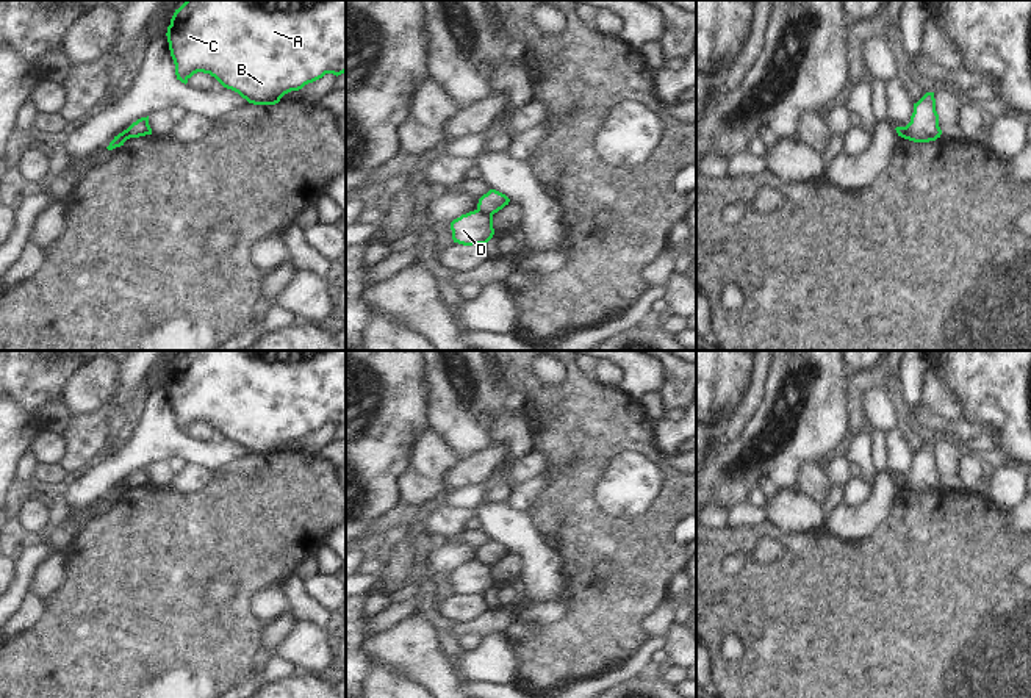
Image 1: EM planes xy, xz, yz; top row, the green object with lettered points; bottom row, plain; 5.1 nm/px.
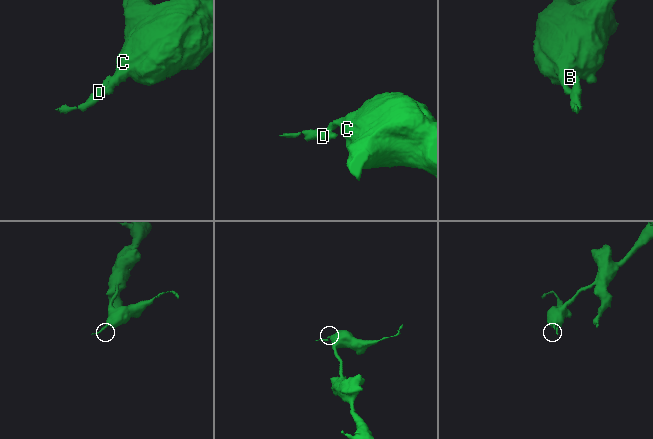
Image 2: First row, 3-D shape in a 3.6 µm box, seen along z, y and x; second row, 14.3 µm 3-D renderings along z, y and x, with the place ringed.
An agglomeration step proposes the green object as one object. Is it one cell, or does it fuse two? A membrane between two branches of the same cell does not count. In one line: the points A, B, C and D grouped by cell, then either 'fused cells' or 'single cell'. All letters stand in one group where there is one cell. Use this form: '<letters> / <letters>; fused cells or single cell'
A B C / D; fused cells

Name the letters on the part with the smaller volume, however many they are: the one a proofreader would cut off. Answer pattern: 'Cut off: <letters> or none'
Cut off: D

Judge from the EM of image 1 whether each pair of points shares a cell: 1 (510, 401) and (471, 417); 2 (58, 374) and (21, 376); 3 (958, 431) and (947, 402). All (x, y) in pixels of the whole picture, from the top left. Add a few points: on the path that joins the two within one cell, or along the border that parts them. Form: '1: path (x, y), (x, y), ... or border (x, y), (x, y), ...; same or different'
1: border (501, 398), (499, 402); different
2: path (49, 374), (30, 376); same
3: border (925, 407), (951, 421), (964, 421); different

